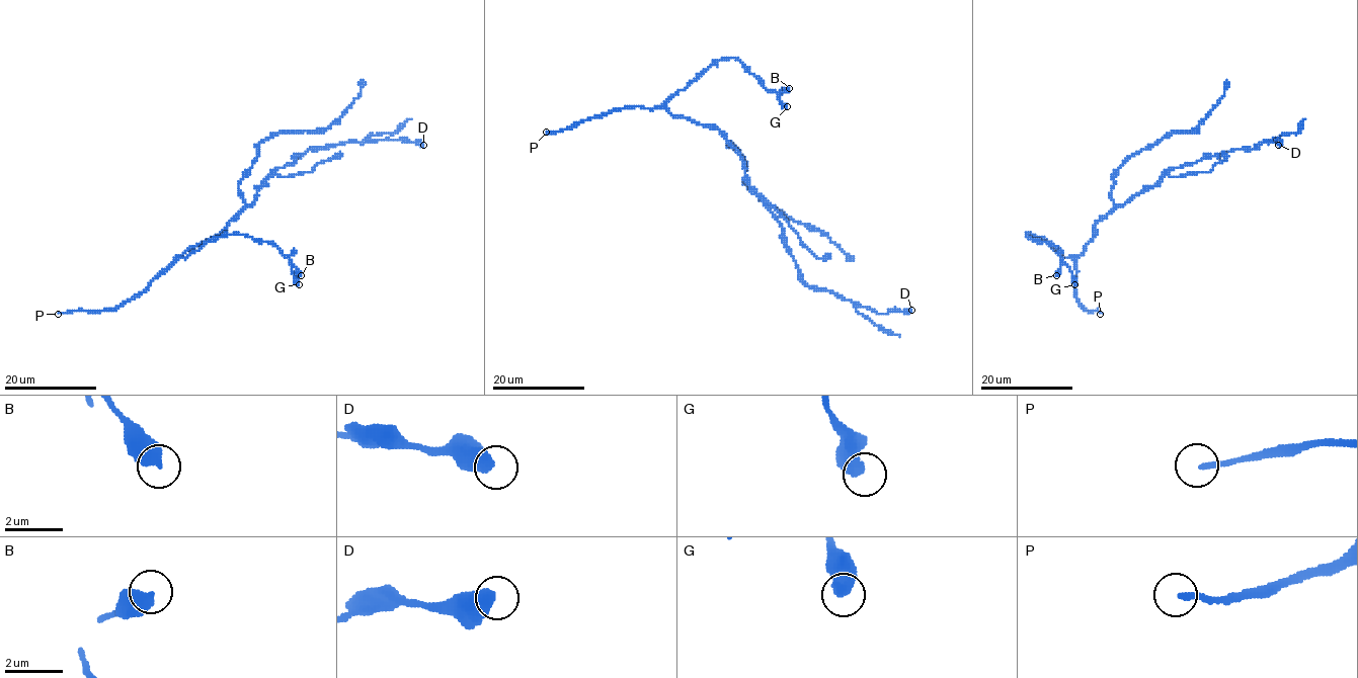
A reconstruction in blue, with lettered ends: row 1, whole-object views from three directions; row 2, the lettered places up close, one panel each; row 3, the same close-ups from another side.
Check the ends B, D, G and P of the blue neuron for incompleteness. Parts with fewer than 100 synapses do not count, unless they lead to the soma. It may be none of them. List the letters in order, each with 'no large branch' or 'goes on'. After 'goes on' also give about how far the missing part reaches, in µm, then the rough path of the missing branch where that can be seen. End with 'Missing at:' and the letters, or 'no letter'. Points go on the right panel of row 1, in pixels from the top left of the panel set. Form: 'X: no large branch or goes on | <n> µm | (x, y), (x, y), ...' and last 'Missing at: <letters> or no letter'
B: no large branch
D: no large branch
G: no large branch
P: goes on | 180 µm
Missing at: P

